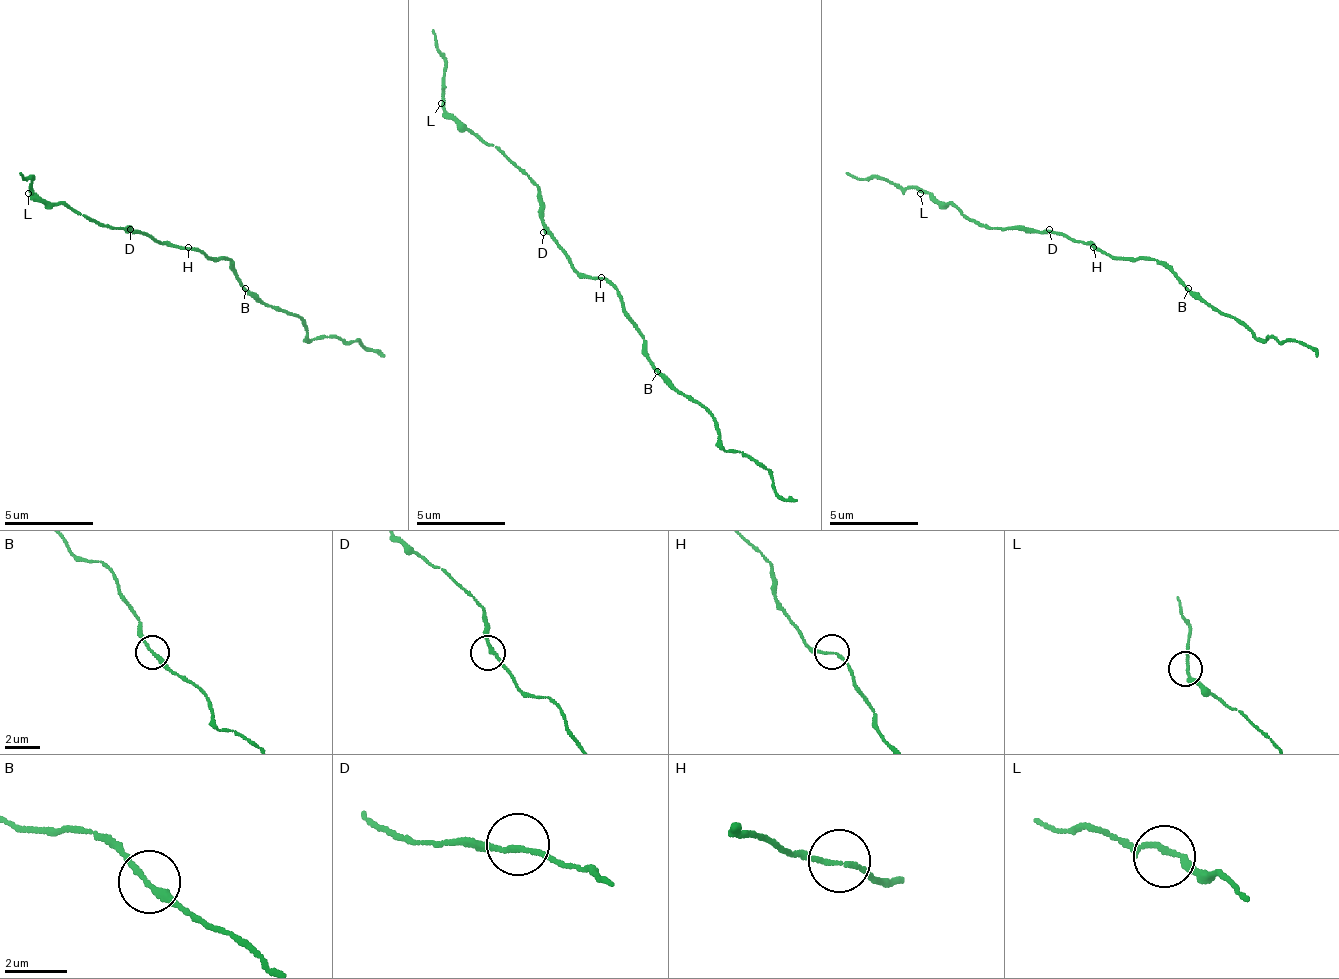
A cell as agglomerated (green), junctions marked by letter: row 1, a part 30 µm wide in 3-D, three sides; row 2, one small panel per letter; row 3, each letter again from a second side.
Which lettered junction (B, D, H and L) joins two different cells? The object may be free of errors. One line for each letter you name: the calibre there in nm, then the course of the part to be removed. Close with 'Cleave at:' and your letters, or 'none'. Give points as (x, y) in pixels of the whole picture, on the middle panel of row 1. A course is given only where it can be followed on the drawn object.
Cleave at: none

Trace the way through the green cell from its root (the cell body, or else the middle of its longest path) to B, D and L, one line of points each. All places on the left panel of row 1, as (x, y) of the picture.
B: (188, 247), (206, 256), (224, 256), (228, 260), (228, 269), (246, 287)
D: (188, 247), (170, 247), (130, 229)
L: (188, 247), (170, 247), (130, 229), (108, 229), (86, 220), (59, 202), (41, 202), (28, 193)

